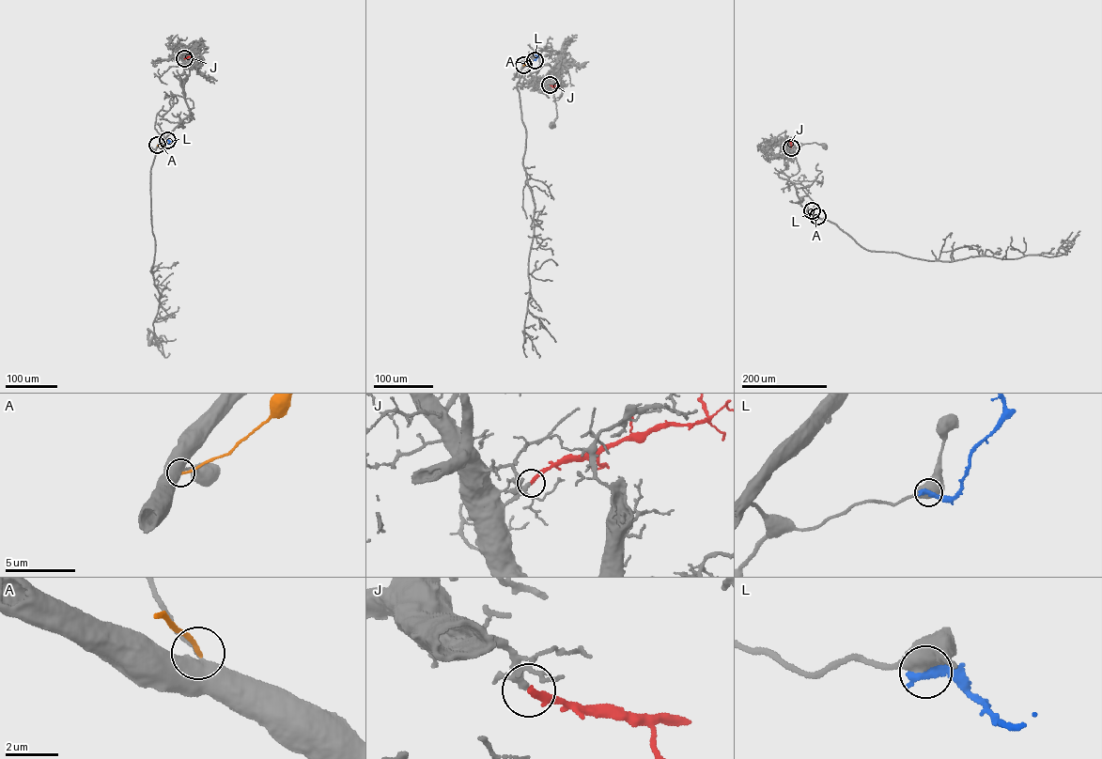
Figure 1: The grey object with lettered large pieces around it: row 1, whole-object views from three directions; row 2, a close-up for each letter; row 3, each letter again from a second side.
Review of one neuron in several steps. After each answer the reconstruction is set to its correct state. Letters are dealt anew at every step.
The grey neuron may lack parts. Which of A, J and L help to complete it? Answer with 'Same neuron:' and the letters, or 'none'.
Same neuron: J

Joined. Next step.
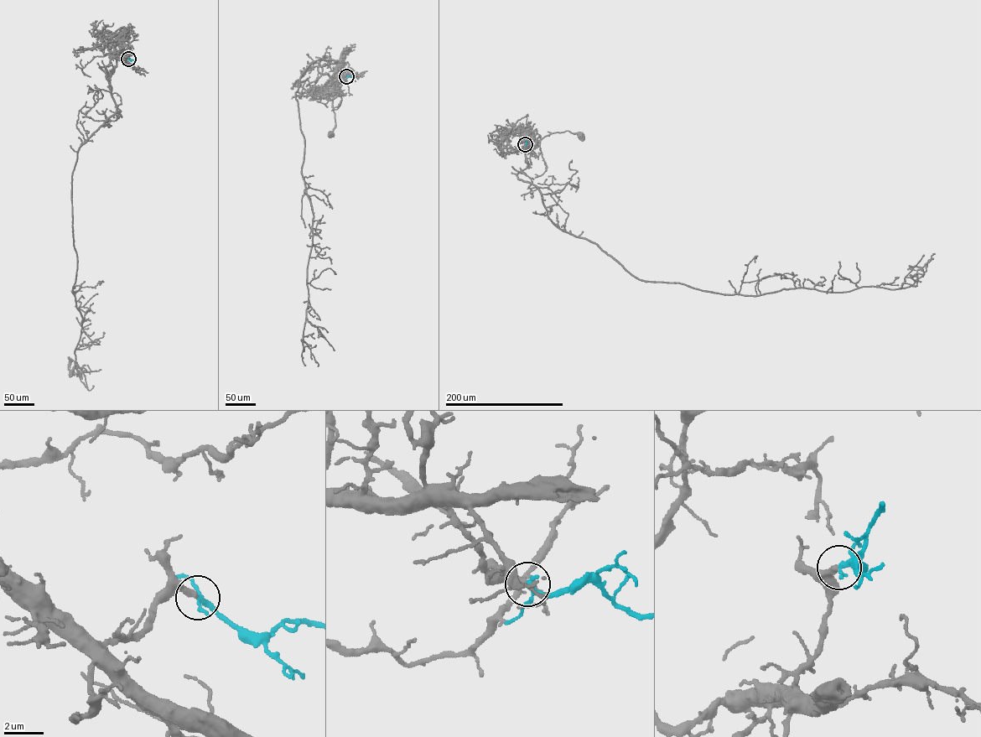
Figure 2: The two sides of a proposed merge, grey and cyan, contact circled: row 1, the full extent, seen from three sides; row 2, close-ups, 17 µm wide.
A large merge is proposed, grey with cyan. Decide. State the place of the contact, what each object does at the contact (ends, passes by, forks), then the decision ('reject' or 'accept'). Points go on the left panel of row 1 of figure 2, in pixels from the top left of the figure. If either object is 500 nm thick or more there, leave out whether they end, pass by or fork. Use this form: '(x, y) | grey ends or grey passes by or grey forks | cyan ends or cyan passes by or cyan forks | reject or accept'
(128, 59) | grey ends | cyan passes by | accept

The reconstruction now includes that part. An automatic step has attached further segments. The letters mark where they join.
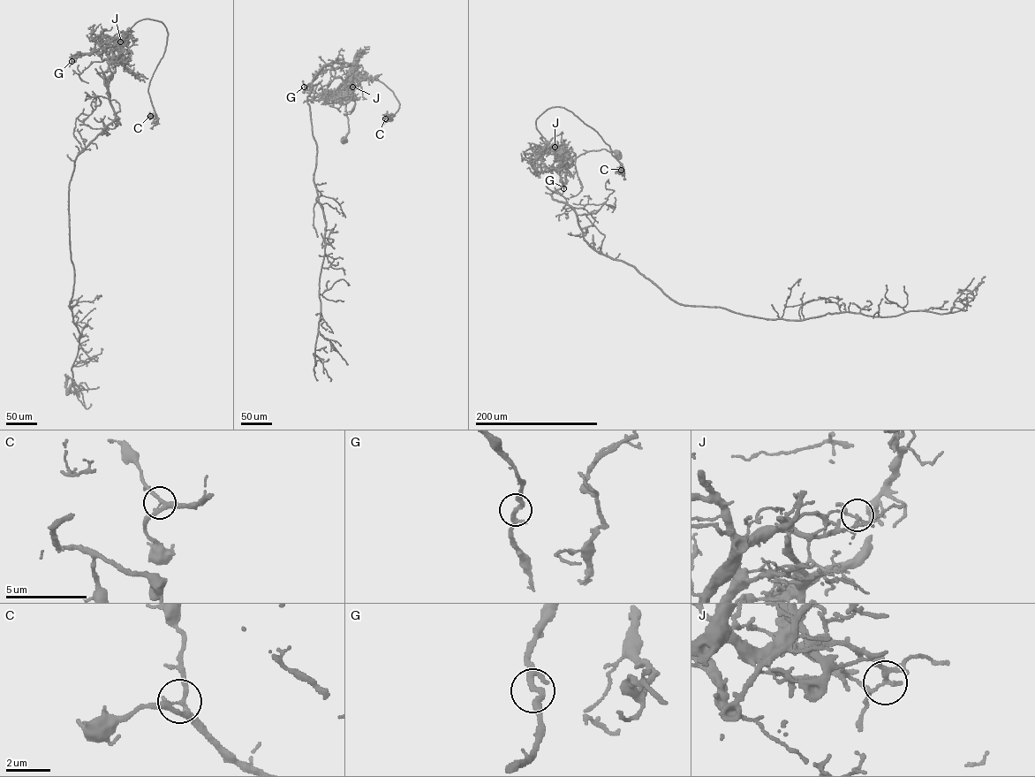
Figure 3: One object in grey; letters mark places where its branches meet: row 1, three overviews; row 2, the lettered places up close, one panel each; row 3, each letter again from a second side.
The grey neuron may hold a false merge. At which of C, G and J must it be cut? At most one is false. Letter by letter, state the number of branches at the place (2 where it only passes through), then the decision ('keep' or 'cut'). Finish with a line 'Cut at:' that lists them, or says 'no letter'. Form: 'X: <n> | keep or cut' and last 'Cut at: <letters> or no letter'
C: 3 | keep
G: 3 | keep
J: 4 | cut
Cut at: J

